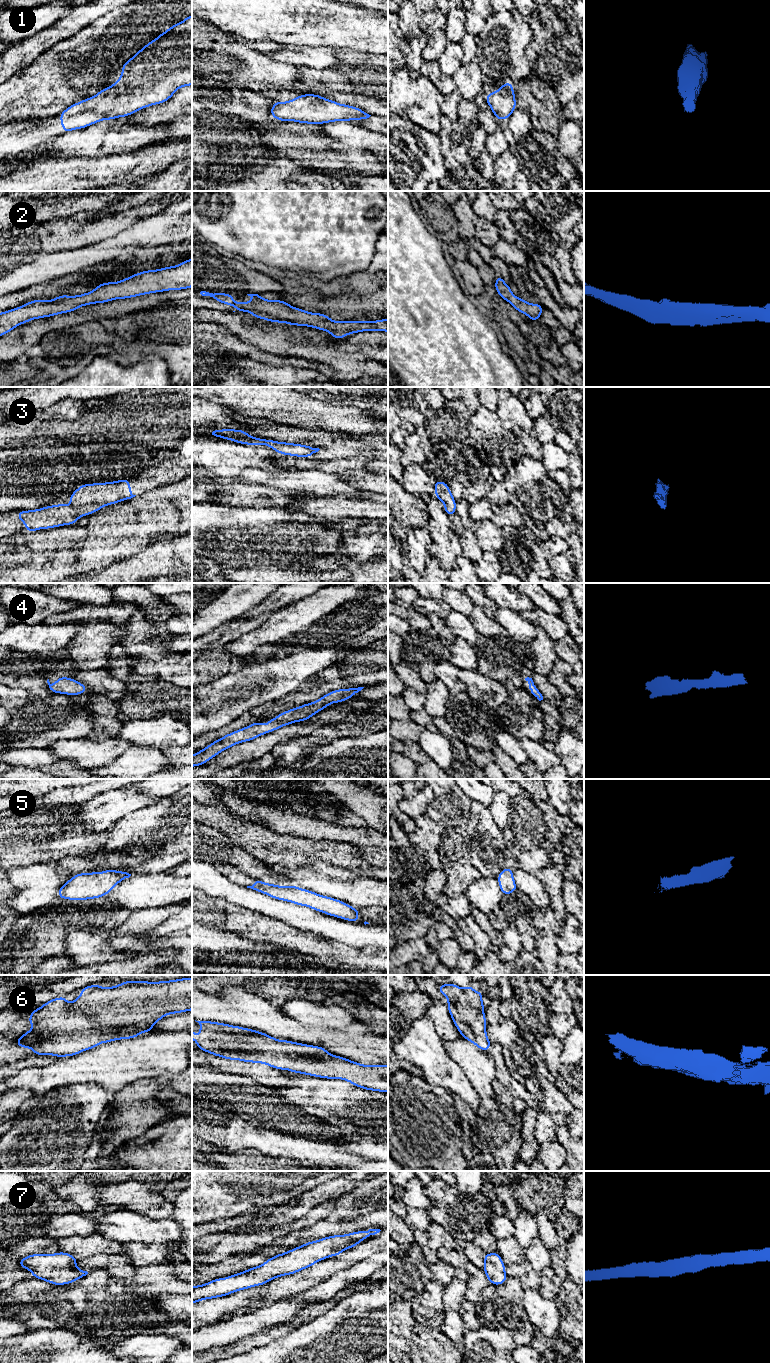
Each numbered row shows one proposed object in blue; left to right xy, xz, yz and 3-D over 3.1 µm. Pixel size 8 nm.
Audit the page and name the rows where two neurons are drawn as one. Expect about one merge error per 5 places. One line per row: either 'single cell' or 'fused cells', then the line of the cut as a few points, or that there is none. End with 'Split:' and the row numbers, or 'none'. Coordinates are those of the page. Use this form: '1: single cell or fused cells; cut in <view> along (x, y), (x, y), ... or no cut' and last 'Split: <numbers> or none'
1: single cell; no cut
2: single cell; no cut
3: single cell; no cut
4: single cell; no cut
5: single cell; no cut
6: single cell; no cut
7: single cell; no cut
Split: none

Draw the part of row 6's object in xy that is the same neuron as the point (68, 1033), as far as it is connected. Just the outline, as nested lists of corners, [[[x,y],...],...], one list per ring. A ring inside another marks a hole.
[[[192,978],[158,982],[129,980],[108,988],[103,988],[99,984],[89,985],[81,988],[80,991],[80,996],[75,998],[71,1004],[67,1003],[66,996],[57,997],[33,1010],[28,1021],[34,1029],[26,1031],[23,1036],[17,1038],[16,1046],[31,1048],[38,1056],[53,1055],[58,1058],[75,1056],[101,1043],[132,1039],[141,1033],[153,1031],[154,1024],[165,1018],[166,1014],[172,1015],[192,1010]]]

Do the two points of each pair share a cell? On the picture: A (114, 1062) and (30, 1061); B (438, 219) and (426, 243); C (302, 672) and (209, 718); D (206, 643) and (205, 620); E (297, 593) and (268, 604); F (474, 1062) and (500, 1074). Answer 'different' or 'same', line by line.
A: different
B: different
C: same
D: different
E: same
F: different

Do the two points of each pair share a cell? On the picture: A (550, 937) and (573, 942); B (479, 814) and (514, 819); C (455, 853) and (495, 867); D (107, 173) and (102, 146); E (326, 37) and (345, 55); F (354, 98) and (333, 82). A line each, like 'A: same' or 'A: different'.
A: different
B: different
C: same
D: different
E: different
F: different

